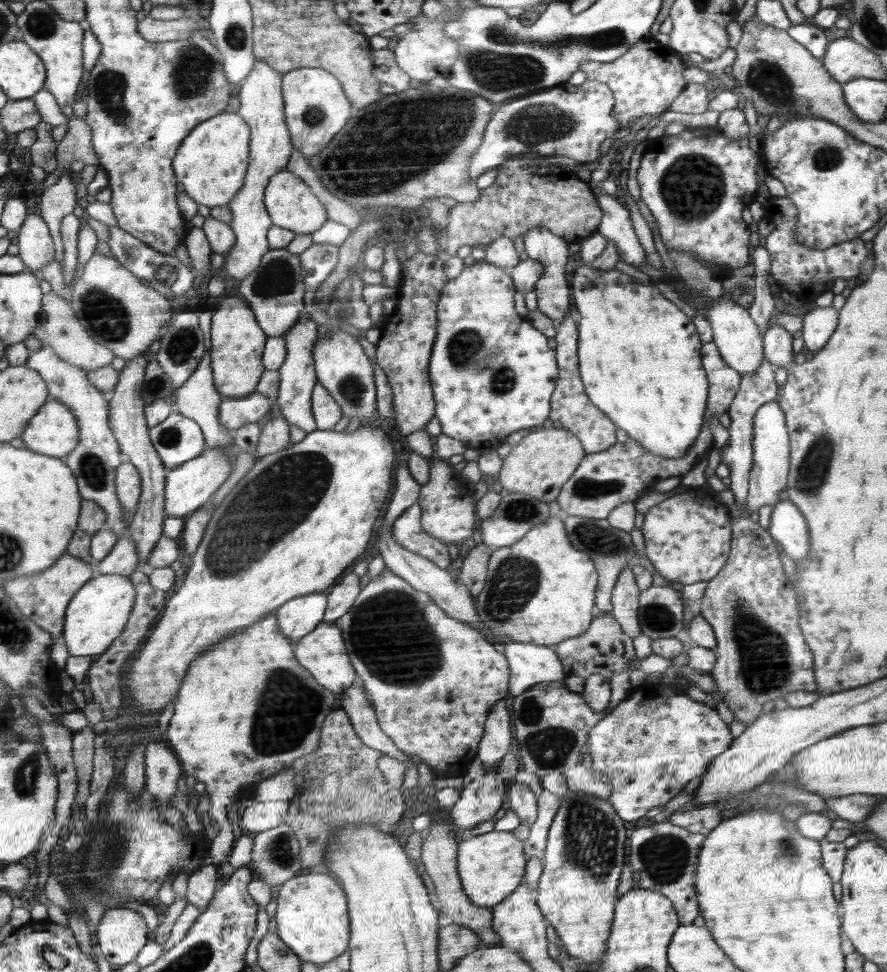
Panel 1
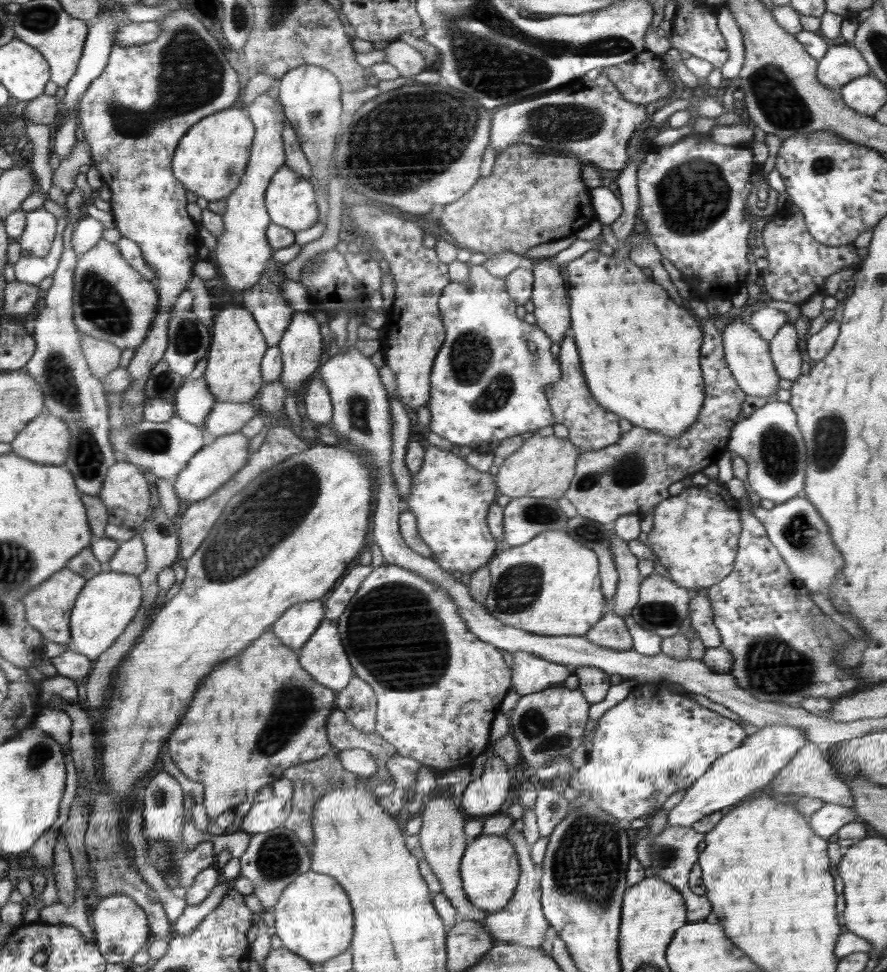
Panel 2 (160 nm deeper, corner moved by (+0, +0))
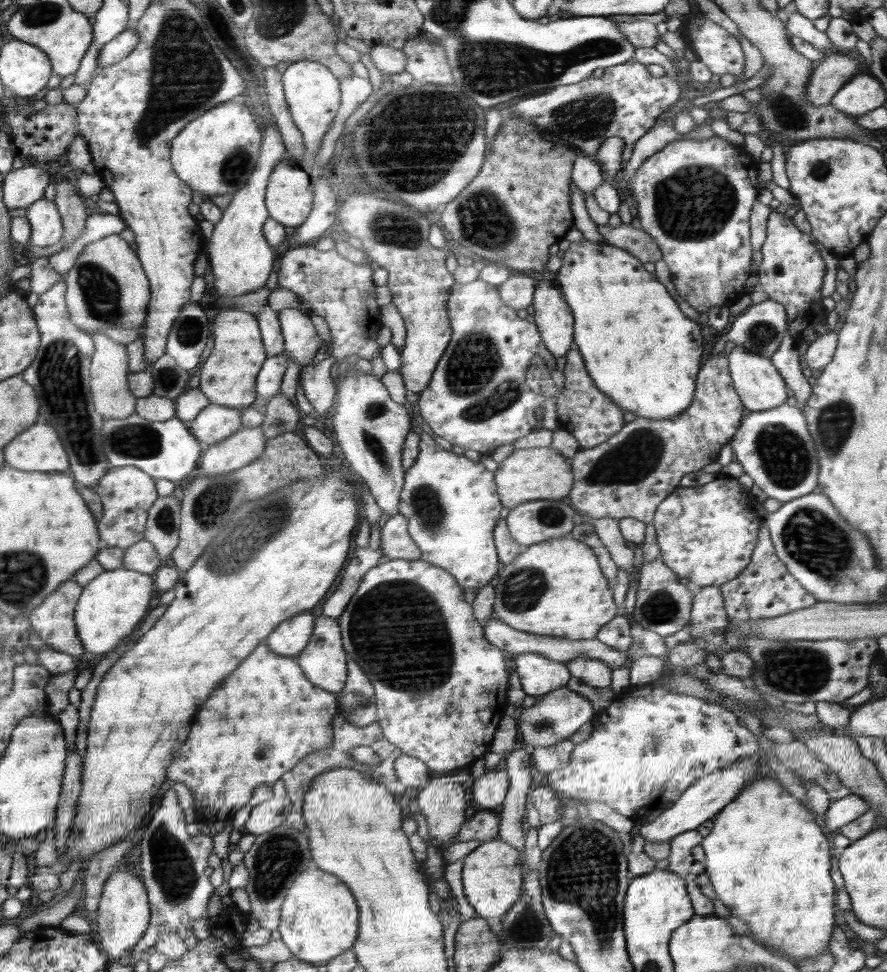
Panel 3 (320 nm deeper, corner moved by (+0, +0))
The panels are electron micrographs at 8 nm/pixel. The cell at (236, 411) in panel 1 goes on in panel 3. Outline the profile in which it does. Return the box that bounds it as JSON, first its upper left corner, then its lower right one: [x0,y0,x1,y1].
[191,403,242,446]

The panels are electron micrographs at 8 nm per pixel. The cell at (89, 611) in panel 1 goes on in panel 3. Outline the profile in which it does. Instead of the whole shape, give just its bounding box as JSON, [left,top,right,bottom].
[77,567,154,653]

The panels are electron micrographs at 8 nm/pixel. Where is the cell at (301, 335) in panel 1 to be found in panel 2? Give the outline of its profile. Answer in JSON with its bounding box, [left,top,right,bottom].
[278,312,322,398]

